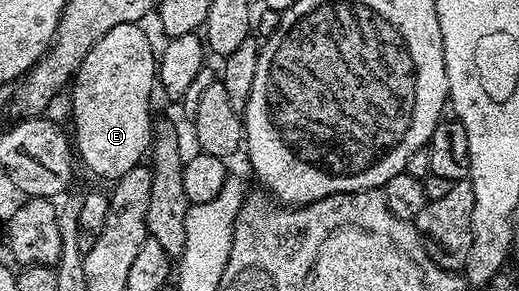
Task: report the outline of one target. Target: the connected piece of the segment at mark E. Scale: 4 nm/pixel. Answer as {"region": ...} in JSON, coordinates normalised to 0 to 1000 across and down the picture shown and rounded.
{"region":[[[235,79],[216,103],[204,107],[204,120],[197,120],[197,134],[189,134],[189,148],[181,148],[181,162],[166,189],[166,203],[158,203],[158,216],[150,230],[143,275],[135,292],[135,323],[139,320],[139,443],[143,460],[143,512],[150,529],[152,550],[162,550],[162,567],[185,608],[202,608],[208,629],[222,629],[235,601],[243,601],[243,588],[250,588],[260,567],[272,564],[279,550],[281,529],[293,505],[293,447],[297,440],[297,399],[293,402],[293,302],[299,309],[304,292],[304,182],[293,172],[293,141],[285,131],[285,113],[277,103],[276,82]]]}

